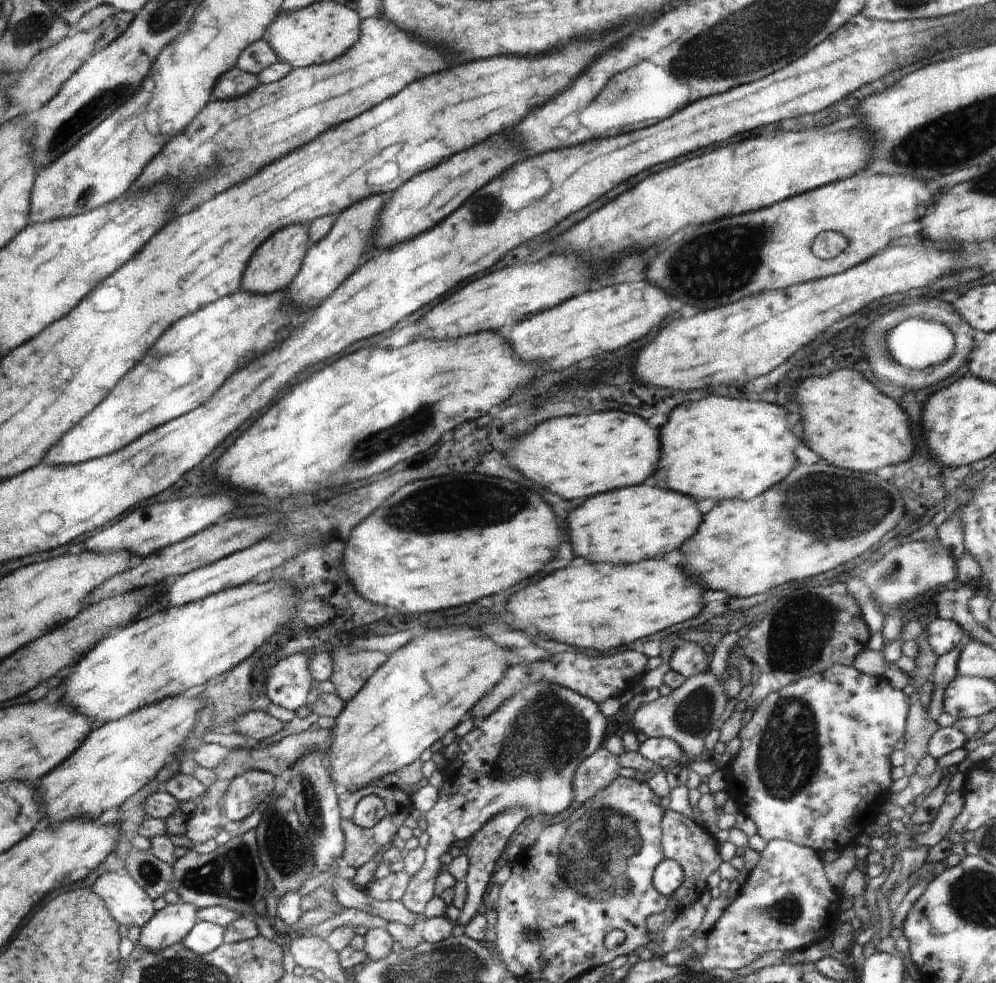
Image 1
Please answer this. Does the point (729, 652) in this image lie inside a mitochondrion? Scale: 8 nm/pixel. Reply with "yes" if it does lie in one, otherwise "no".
no

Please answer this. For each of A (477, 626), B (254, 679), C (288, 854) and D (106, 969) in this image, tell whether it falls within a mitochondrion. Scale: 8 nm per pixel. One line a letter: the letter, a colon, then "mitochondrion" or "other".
A: other
B: other
C: mitochondrion
D: other

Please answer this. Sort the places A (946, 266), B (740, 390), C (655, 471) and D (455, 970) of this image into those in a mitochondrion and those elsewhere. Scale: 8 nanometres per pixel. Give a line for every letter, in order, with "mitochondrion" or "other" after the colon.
A: other
B: other
C: other
D: mitochondrion

